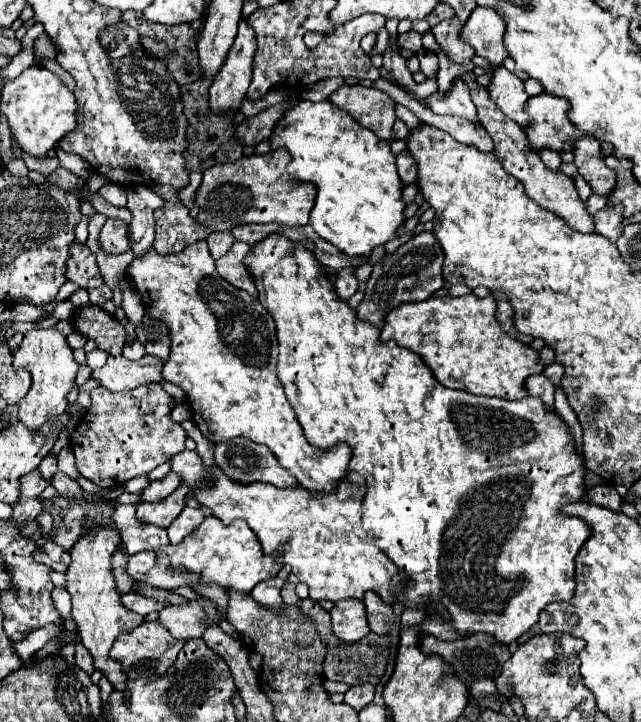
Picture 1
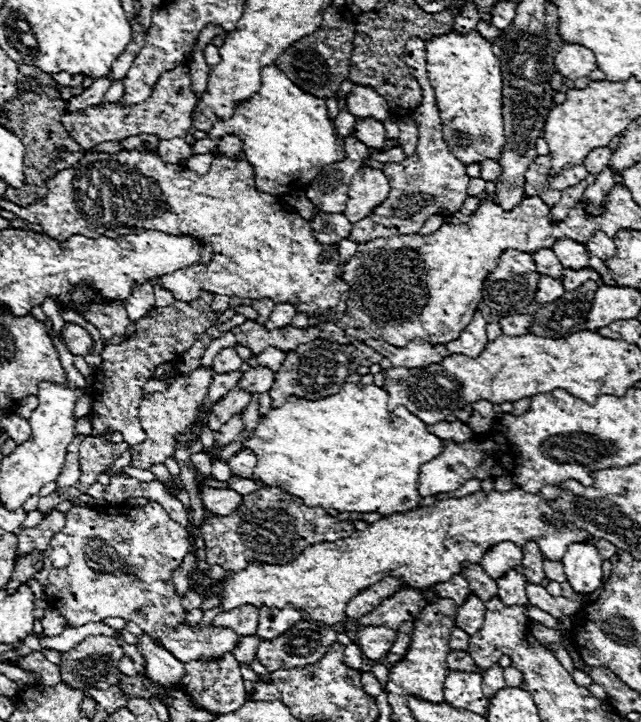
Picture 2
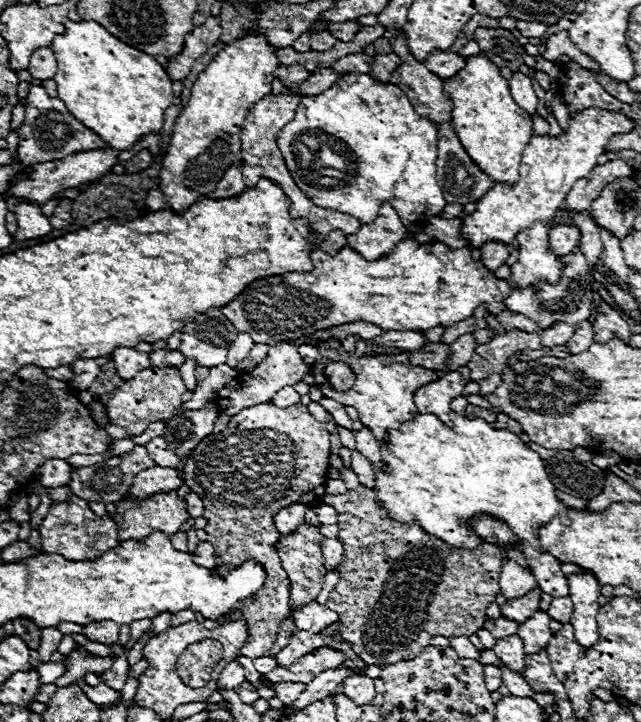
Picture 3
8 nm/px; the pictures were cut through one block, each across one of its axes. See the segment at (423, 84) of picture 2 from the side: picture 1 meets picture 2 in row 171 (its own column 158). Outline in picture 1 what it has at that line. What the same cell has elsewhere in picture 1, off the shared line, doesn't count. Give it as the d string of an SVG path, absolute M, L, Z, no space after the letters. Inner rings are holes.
M142 384L136 390L128 392L108 392L106 388L94 388L90 390L92 404L84 418L78 422L78 426L70 434L70 446L76 456L76 466L80 474L88 480L92 480L100 488L110 488L110 482L114 484L124 484L130 478L136 476L146 476L152 472L156 466L164 464L174 456L176 452L184 450L184 442L188 438L186 430L170 418L170 410L174 408L172 398L162 390L160 384Z

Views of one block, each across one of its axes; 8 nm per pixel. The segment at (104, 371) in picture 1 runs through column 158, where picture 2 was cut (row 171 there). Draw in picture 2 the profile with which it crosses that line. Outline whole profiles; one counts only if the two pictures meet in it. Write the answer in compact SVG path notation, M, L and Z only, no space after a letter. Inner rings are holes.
M360 168L350 182L350 192L348 192L348 202L344 216L348 220L356 222L368 216L376 206L380 206L390 194L390 182L384 172L374 170L374 168Z

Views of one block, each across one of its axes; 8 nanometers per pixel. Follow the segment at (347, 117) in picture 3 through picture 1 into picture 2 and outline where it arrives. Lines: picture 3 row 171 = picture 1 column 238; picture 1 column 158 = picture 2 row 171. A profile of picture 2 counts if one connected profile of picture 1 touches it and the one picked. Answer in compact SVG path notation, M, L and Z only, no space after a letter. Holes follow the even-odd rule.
M276 66L262 68L260 76L260 90L250 100L242 102L230 120L219 120L205 139L196 140L193 152L208 153L216 148L224 134L236 134L244 142L242 152L254 166L256 190L274 196L306 190L322 166L344 160L344 138L336 136L324 100L296 88L296 84L292 84L292 80L288 80L288 76Z

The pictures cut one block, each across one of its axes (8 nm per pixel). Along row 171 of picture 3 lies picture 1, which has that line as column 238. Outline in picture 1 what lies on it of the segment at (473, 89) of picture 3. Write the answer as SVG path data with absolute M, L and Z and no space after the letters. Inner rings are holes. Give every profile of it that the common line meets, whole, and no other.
M182 450L172 456L170 472L182 474L180 486L190 488L188 496L210 508L224 524L236 518L246 520L256 532L264 554L274 554L278 548L283 548L276 562L292 566L298 580L310 588L312 600L362 600L366 590L378 592L388 604L396 600L390 592L390 580L394 574L400 578L404 576L362 530L360 506L366 494L366 480L358 472L348 472L332 492L310 492L300 484L280 490L266 482L240 484L230 480L218 466L206 466L196 450ZM206 474L210 474L210 478L206 478Z

